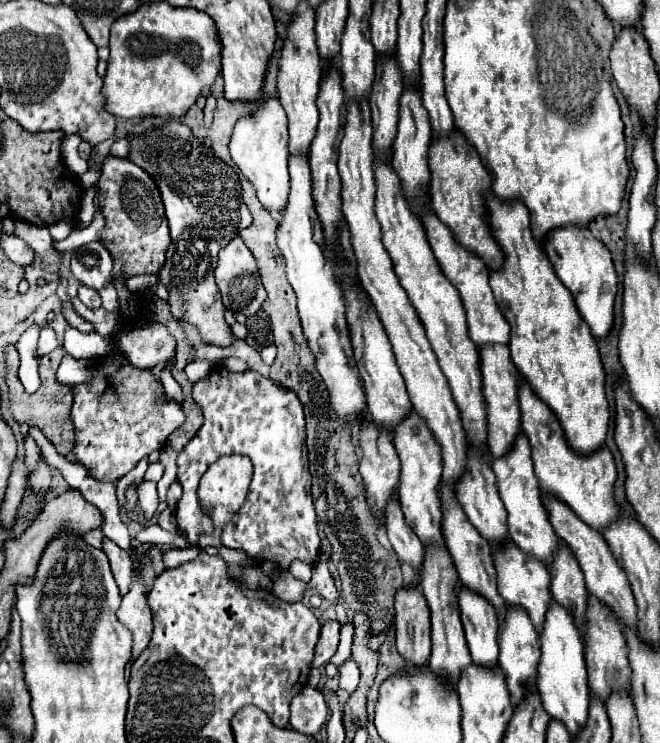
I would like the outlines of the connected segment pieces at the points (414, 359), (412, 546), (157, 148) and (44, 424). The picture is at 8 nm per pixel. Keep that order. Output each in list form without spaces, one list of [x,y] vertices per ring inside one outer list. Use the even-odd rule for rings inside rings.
[[[351,100],[347,102],[347,118],[345,118],[345,136],[341,140],[341,146],[339,146],[339,176],[341,176],[341,200],[343,200],[343,214],[345,214],[345,220],[349,224],[349,230],[351,230],[351,244],[353,244],[353,250],[355,250],[355,258],[357,258],[357,268],[359,268],[359,278],[361,278],[361,284],[363,288],[367,290],[383,326],[385,326],[385,332],[389,336],[389,342],[393,346],[393,354],[397,358],[397,366],[399,366],[399,372],[401,376],[405,378],[405,384],[407,384],[407,394],[411,398],[411,404],[413,408],[417,410],[417,414],[427,422],[427,426],[433,430],[437,442],[441,444],[443,448],[443,480],[447,480],[449,484],[455,484],[457,478],[465,472],[465,462],[467,462],[467,440],[465,440],[465,430],[463,430],[463,424],[461,424],[461,418],[459,418],[459,408],[455,406],[453,402],[453,396],[451,396],[451,390],[449,390],[449,384],[447,384],[447,378],[445,374],[441,372],[439,364],[437,364],[437,356],[433,354],[431,350],[431,344],[429,340],[425,338],[425,330],[423,330],[423,324],[417,316],[417,312],[413,310],[409,298],[407,298],[407,292],[401,288],[395,272],[393,272],[393,262],[391,258],[387,256],[387,250],[381,242],[381,226],[377,222],[377,216],[375,216],[375,210],[373,210],[373,200],[375,200],[375,176],[373,176],[373,154],[371,154],[371,110],[367,106],[367,100]]]
[[[397,498],[395,502],[387,504],[385,524],[387,524],[387,534],[389,534],[389,540],[393,544],[393,550],[399,562],[407,562],[419,570],[423,562],[423,544],[419,542],[419,538],[415,538],[415,532],[405,524]]]
[[[159,118],[157,124],[147,128],[143,134],[127,134],[127,140],[131,142],[127,160],[131,160],[139,168],[143,168],[147,174],[151,174],[151,178],[155,178],[155,184],[159,186],[159,192],[163,198],[165,216],[169,220],[171,246],[167,250],[167,262],[165,262],[165,268],[161,270],[159,278],[169,286],[171,314],[175,320],[195,324],[203,342],[211,342],[217,346],[229,346],[235,336],[223,318],[225,306],[221,302],[221,294],[215,284],[213,272],[217,266],[219,250],[223,246],[227,246],[243,228],[247,228],[251,224],[249,208],[241,198],[243,190],[239,186],[239,176],[235,174],[233,168],[229,168],[223,160],[219,160],[199,138],[195,138],[191,128],[187,128],[177,118]]]
[[[11,346],[7,350],[7,384],[9,384],[9,394],[11,394],[11,410],[15,414],[17,422],[25,422],[29,426],[37,426],[47,438],[49,442],[57,448],[59,454],[67,456],[73,450],[75,444],[75,430],[73,430],[73,422],[69,418],[71,412],[71,404],[73,404],[73,392],[71,386],[63,386],[55,380],[55,372],[57,366],[63,358],[63,354],[59,354],[61,350],[51,352],[49,356],[43,356],[39,360],[39,376],[41,376],[41,388],[35,394],[27,394],[17,378],[17,368],[19,368],[19,354],[17,350]]]

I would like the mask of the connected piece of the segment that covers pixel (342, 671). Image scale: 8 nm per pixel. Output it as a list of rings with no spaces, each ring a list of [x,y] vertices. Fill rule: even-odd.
[[[345,662],[341,668],[339,668],[339,688],[341,690],[347,690],[349,694],[357,688],[359,684],[359,666],[353,664],[353,662]]]

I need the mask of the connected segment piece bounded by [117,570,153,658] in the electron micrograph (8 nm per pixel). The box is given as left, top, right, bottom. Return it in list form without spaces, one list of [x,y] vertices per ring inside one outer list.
[[[133,572],[131,588],[123,596],[117,610],[117,618],[133,632],[133,658],[137,658],[151,640],[151,608],[147,604],[147,590],[141,580],[141,572]]]

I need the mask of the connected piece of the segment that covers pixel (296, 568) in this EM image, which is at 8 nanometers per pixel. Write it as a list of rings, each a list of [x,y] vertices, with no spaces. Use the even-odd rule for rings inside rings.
[[[295,560],[295,562],[291,564],[289,572],[291,572],[297,580],[303,580],[303,582],[309,582],[309,580],[311,580],[311,566],[309,566],[309,564],[305,564],[305,562]]]

